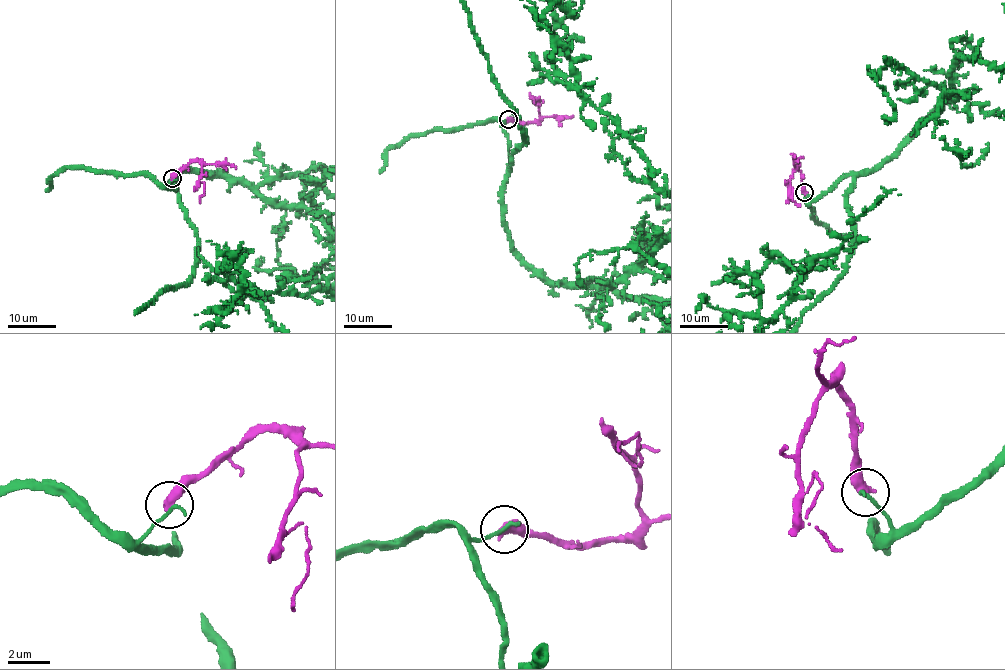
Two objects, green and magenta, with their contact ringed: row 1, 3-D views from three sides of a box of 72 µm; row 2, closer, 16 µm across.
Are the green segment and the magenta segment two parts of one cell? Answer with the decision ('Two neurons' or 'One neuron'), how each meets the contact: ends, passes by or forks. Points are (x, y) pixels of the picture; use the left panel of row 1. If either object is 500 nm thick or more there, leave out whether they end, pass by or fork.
Two neurons

